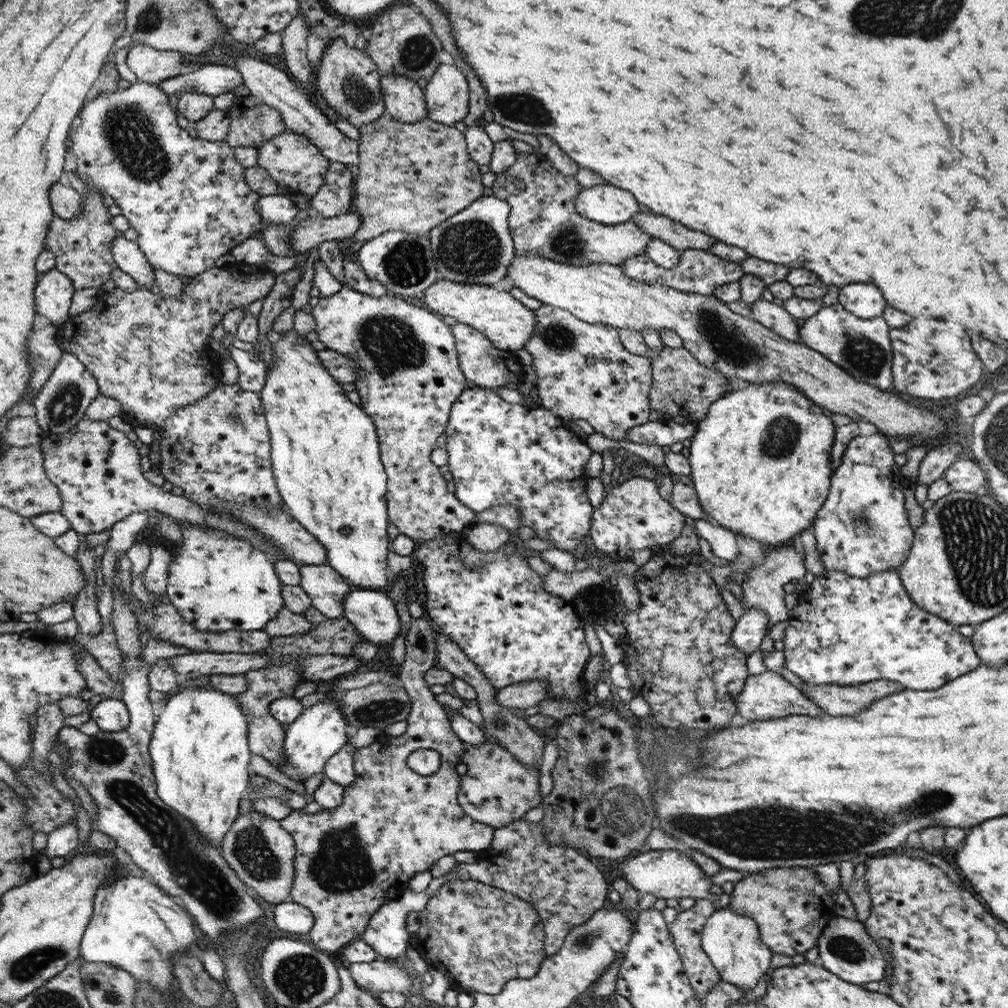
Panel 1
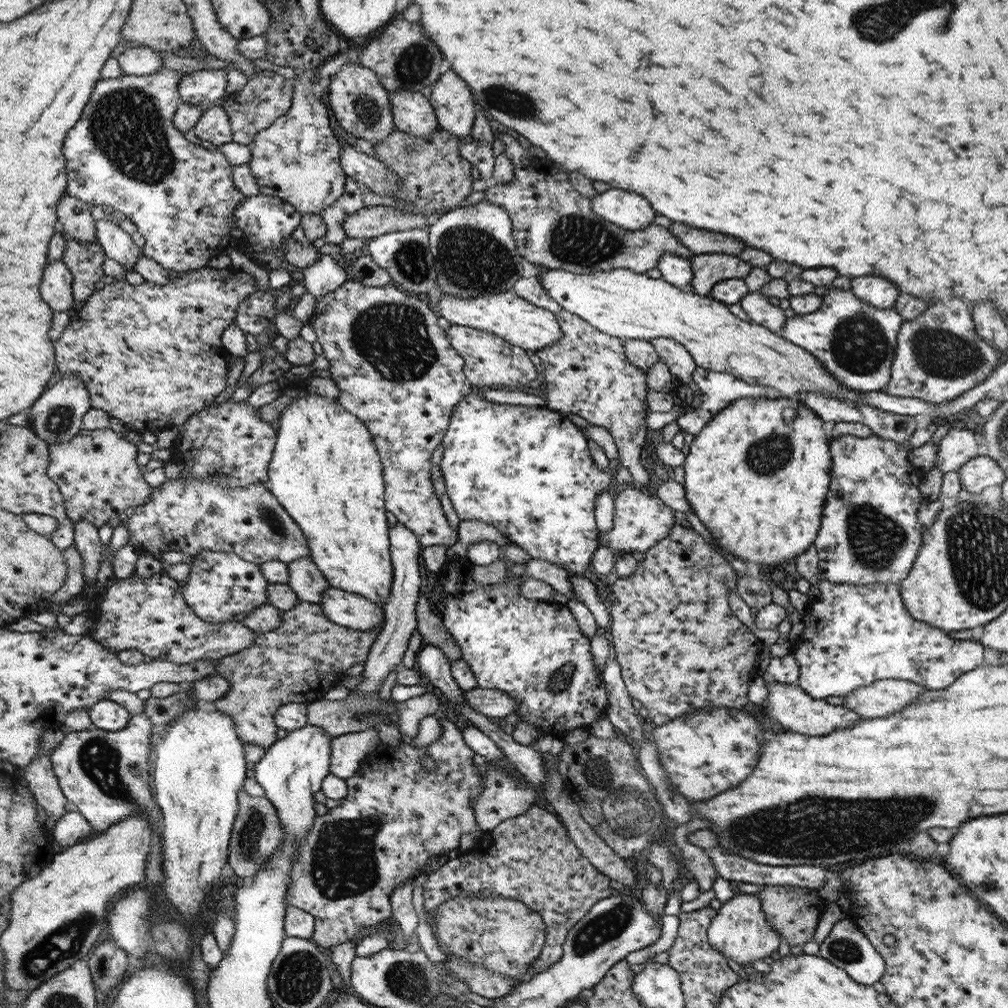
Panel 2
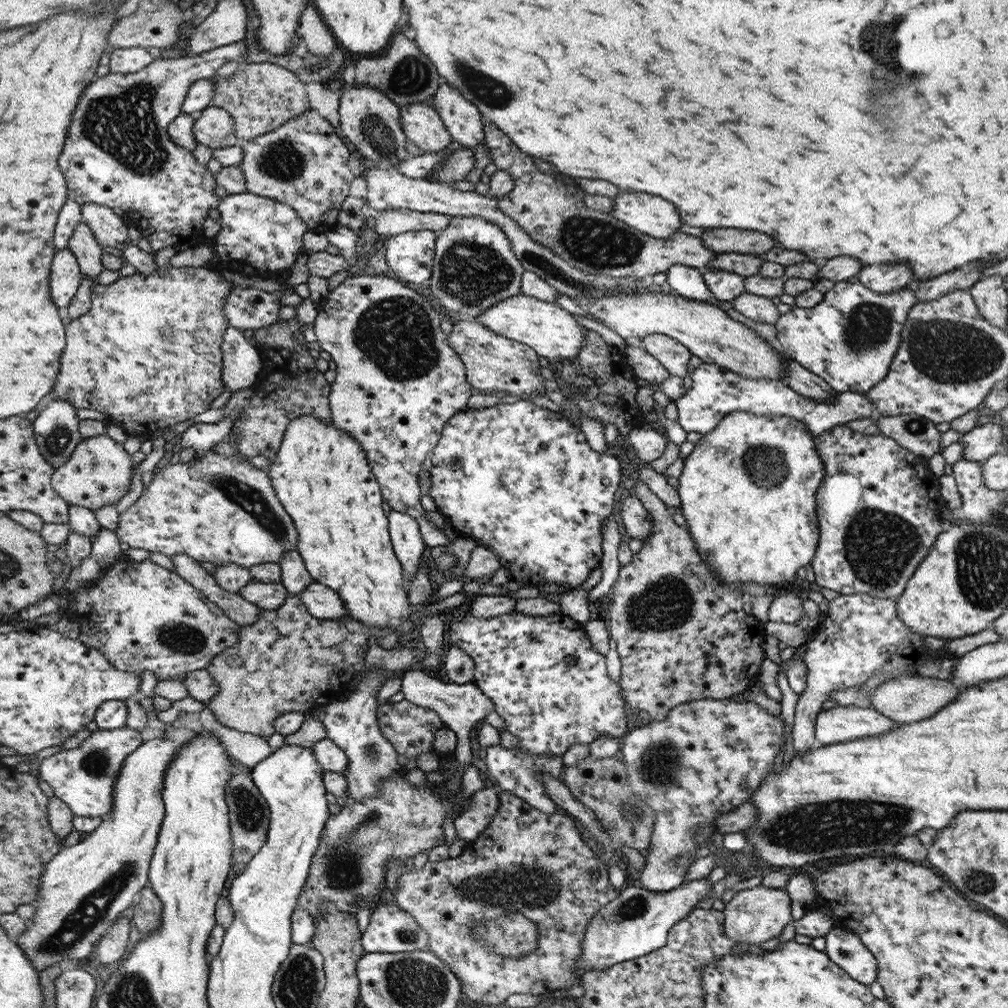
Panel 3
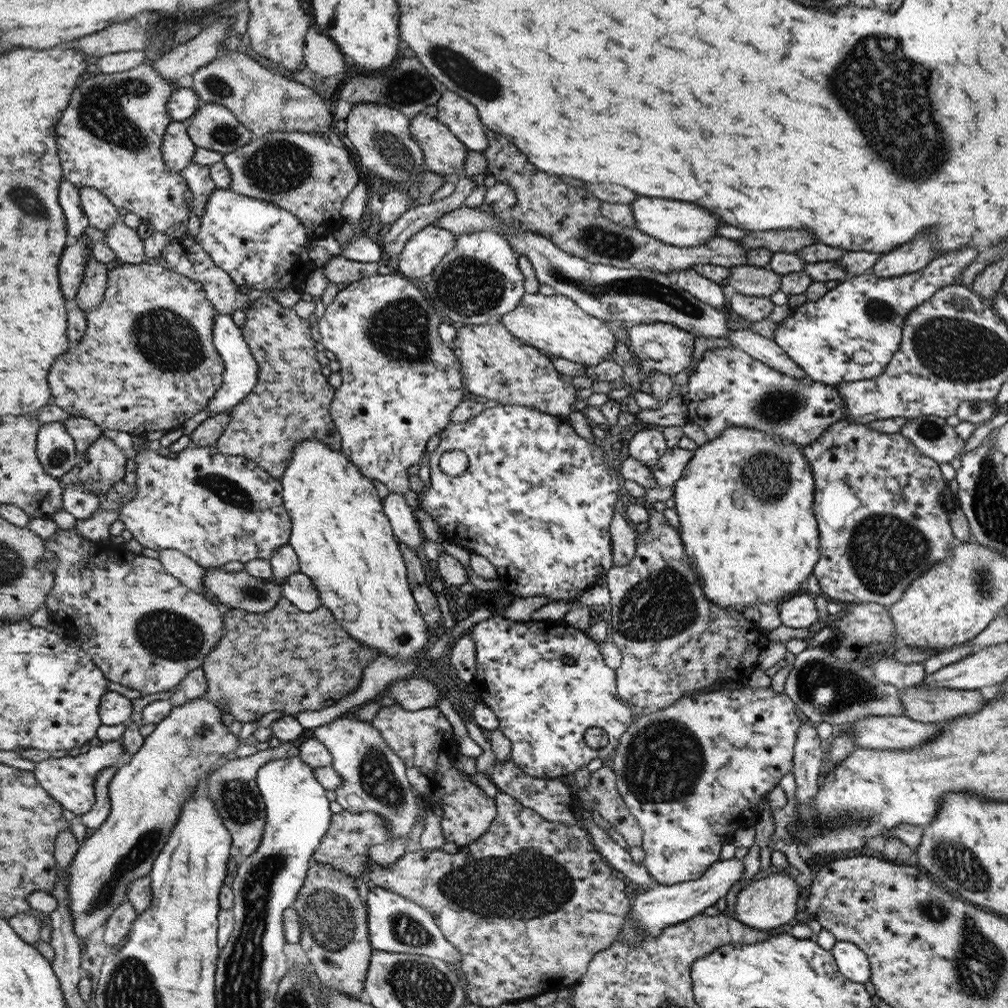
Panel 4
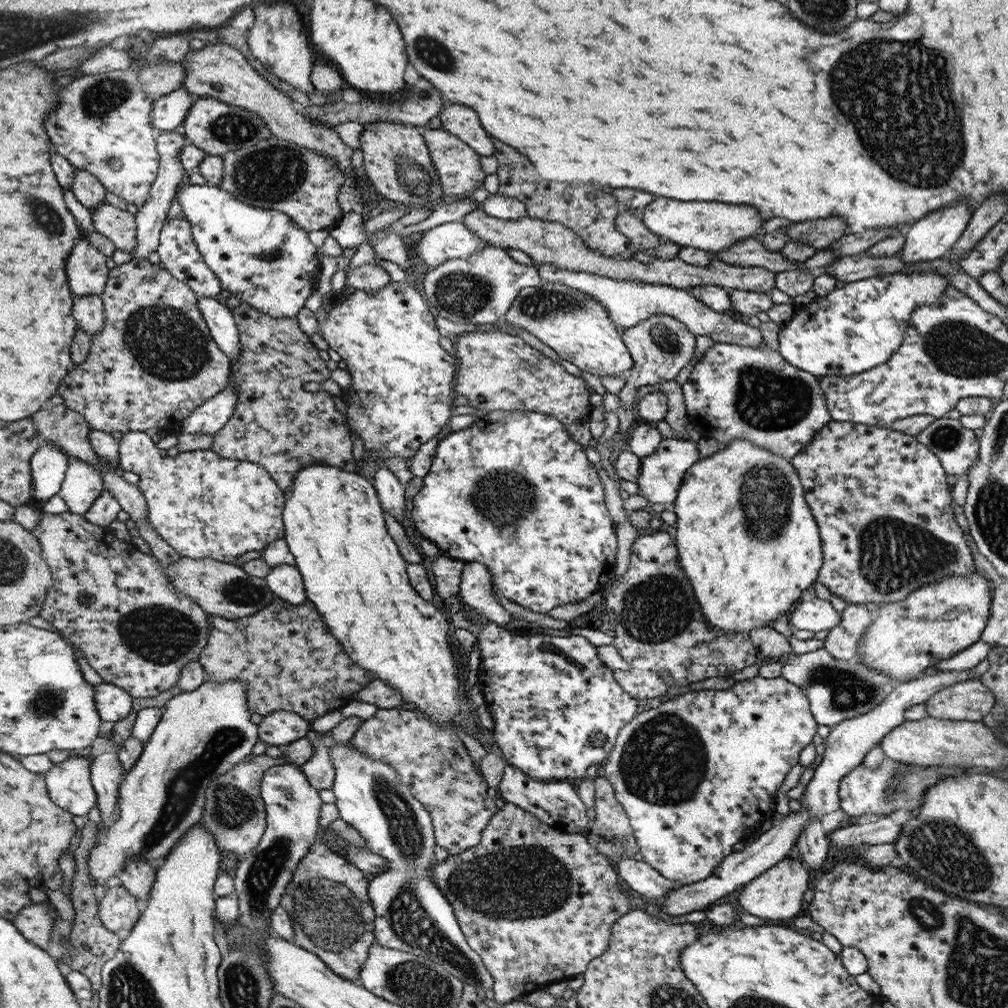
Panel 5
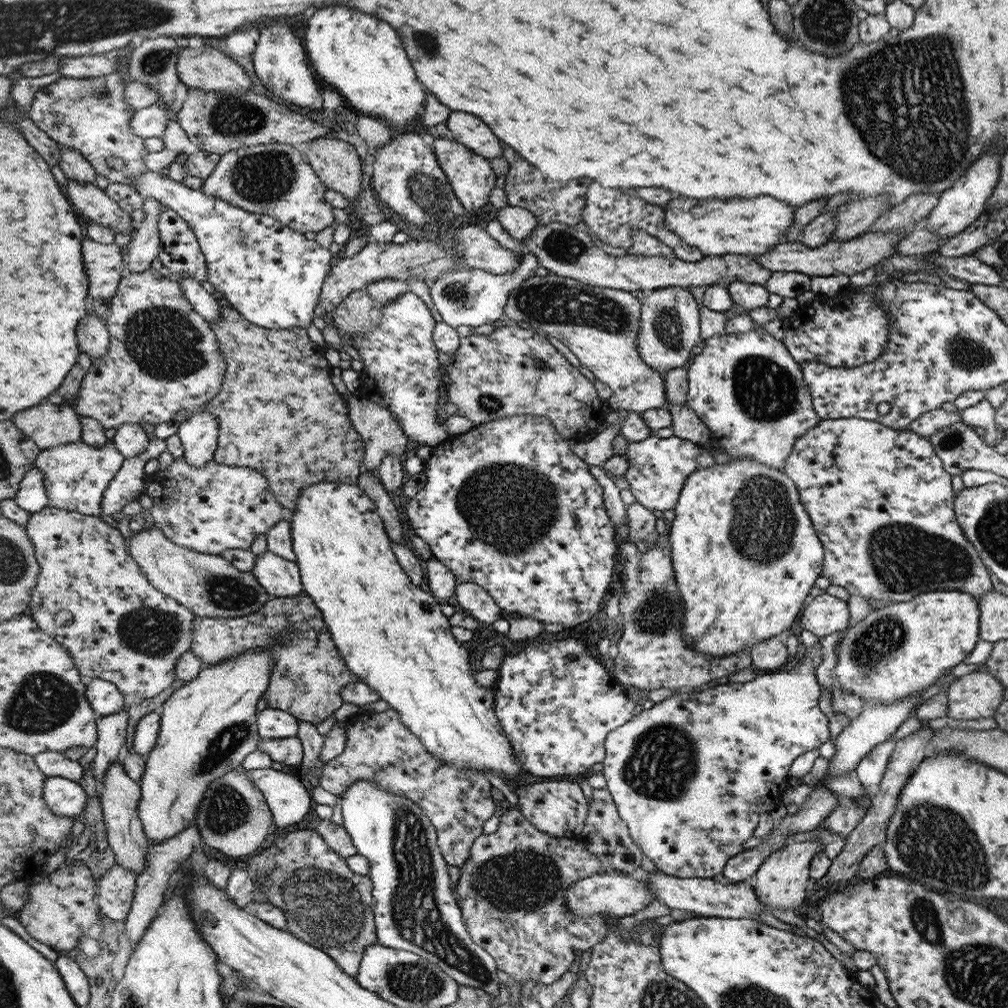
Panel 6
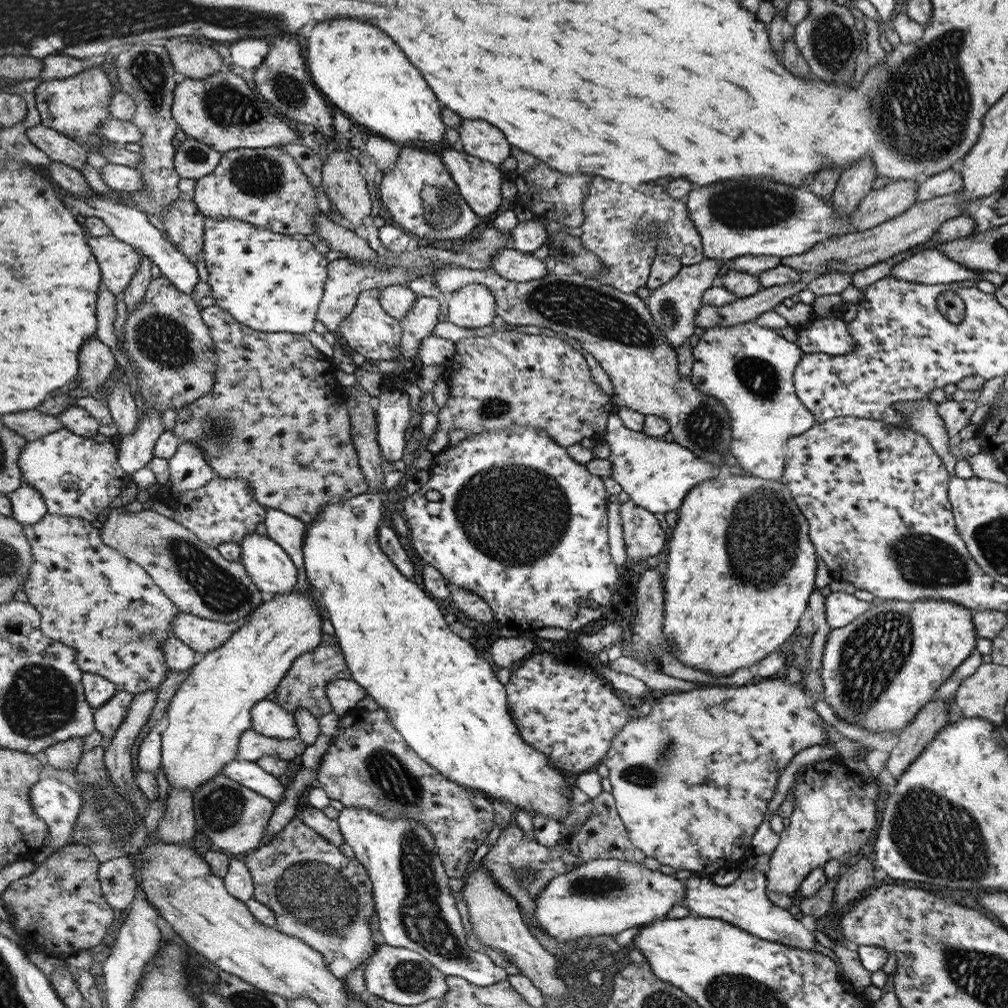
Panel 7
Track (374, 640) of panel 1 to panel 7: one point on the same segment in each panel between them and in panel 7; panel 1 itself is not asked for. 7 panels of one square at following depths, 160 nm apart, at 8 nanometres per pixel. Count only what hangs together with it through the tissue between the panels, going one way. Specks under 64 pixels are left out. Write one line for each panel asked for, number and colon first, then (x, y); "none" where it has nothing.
2: (350, 610)
3: (324, 603)
4: (297, 587)
5: (286, 581)
6: (280, 577)
7: (268, 564)

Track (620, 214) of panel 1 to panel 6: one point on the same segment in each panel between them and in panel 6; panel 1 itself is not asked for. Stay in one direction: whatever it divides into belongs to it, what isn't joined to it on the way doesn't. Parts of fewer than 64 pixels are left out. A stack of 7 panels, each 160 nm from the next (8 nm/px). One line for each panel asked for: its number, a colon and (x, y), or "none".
2: (630, 210)
3: (656, 217)
4: (681, 224)
5: (711, 226)
6: (736, 226)

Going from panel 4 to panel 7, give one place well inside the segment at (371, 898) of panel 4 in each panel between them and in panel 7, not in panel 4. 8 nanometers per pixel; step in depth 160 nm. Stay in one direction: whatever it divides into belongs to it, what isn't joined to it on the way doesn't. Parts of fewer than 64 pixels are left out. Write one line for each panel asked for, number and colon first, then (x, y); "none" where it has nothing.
5: (412, 914)
6: (415, 910)
7: (415, 908)

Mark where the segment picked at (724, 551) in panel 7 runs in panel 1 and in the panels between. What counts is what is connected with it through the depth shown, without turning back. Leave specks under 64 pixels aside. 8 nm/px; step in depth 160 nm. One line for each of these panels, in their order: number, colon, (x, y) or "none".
1: (760, 460)
2: (757, 476)
3: (748, 490)
4: (745, 502)
5: (748, 541)
6: (734, 598)

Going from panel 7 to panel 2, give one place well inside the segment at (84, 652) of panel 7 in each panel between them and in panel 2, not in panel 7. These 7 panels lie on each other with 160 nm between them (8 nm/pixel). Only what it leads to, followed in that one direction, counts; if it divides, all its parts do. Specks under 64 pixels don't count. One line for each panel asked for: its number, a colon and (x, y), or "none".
2: (151, 614)
3: (142, 617)
4: (143, 628)
5: (113, 602)
6: (92, 596)

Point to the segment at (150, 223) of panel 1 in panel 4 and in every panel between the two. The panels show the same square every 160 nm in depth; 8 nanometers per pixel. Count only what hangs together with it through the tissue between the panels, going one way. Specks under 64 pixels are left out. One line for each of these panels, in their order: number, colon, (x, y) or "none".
2: (125, 152)
3: (118, 153)
4: (109, 137)

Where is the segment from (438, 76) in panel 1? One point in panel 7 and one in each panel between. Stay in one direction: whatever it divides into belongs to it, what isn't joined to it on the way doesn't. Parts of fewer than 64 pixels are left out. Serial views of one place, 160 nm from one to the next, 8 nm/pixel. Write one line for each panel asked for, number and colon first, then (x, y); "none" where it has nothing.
2: (450, 96)
3: (461, 117)
4: (459, 115)
5: (459, 119)
6: (468, 130)
7: (482, 140)

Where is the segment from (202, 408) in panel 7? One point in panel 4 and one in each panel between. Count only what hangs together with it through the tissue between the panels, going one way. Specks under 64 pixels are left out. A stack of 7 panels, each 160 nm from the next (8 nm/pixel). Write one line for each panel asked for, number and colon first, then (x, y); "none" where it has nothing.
4: (291, 402)
5: (277, 424)
6: (279, 414)

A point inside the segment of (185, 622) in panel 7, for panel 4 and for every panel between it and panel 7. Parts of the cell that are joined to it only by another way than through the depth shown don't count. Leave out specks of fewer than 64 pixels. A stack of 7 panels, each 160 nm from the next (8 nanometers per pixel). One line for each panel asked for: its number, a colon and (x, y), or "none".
4: (286, 659)
5: (286, 654)
6: (309, 674)

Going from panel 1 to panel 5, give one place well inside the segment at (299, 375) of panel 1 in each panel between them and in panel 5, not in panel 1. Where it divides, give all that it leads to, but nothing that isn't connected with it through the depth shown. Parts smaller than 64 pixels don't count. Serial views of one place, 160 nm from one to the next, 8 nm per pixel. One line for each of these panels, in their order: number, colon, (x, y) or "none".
2: (326, 472)
3: (321, 476)
4: (343, 541)
5: (353, 572)

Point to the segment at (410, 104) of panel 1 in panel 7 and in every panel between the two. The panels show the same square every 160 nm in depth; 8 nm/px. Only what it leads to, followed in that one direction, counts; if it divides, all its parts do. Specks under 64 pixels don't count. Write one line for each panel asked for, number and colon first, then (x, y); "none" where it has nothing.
2: (412, 112)
3: (422, 123)
4: (444, 153)
5: (459, 166)
6: (471, 176)
7: (479, 181)

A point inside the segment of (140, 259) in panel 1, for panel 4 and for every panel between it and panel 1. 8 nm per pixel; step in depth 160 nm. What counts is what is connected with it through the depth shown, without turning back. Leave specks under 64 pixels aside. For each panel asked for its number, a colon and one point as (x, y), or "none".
2: (118, 245)
3: (108, 228)
4: (101, 213)

